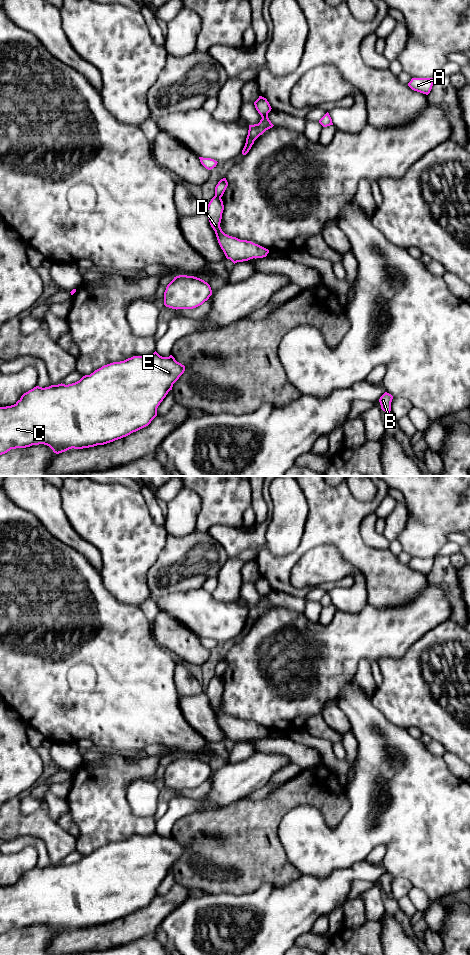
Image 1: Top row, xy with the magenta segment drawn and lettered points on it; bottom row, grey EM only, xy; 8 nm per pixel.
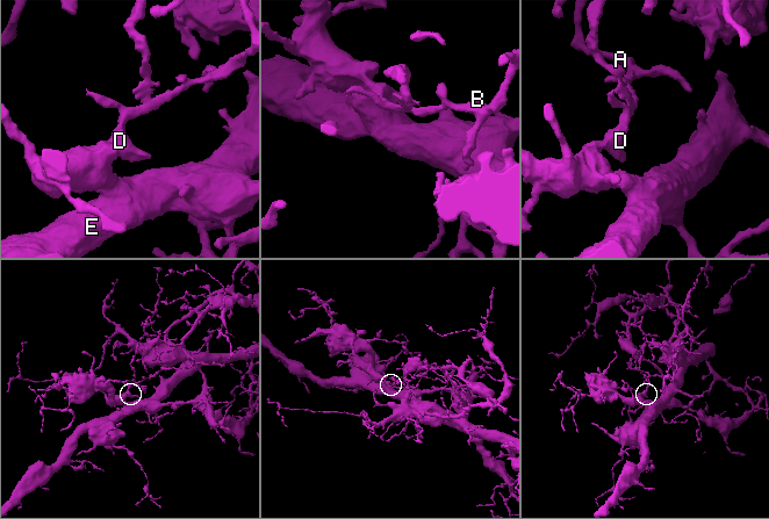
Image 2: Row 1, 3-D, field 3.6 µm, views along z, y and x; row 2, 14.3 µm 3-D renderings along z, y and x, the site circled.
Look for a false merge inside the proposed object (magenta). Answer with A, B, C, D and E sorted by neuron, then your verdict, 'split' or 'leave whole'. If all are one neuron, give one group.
groups A B / C D E; split

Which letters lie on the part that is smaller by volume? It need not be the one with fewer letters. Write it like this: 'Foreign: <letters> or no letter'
Foreign: A, B

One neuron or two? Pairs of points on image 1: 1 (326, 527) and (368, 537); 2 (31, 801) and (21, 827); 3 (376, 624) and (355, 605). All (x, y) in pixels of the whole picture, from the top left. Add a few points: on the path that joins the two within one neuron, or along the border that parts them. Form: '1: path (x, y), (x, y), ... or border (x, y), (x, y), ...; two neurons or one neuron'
1: border (370, 513), (361, 522), (360, 536), (379, 550); two neurons
2: border (20, 796), (20, 810), (24, 814), (42, 805); two neurons
3: border (367, 603), (357, 612), (337, 610); two neurons

